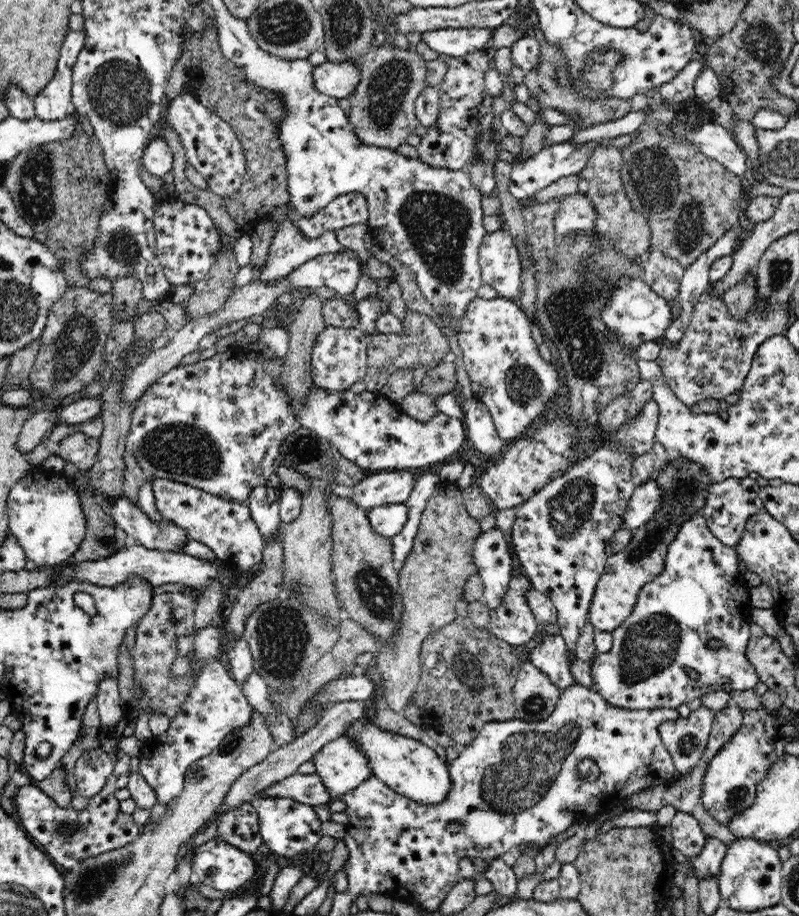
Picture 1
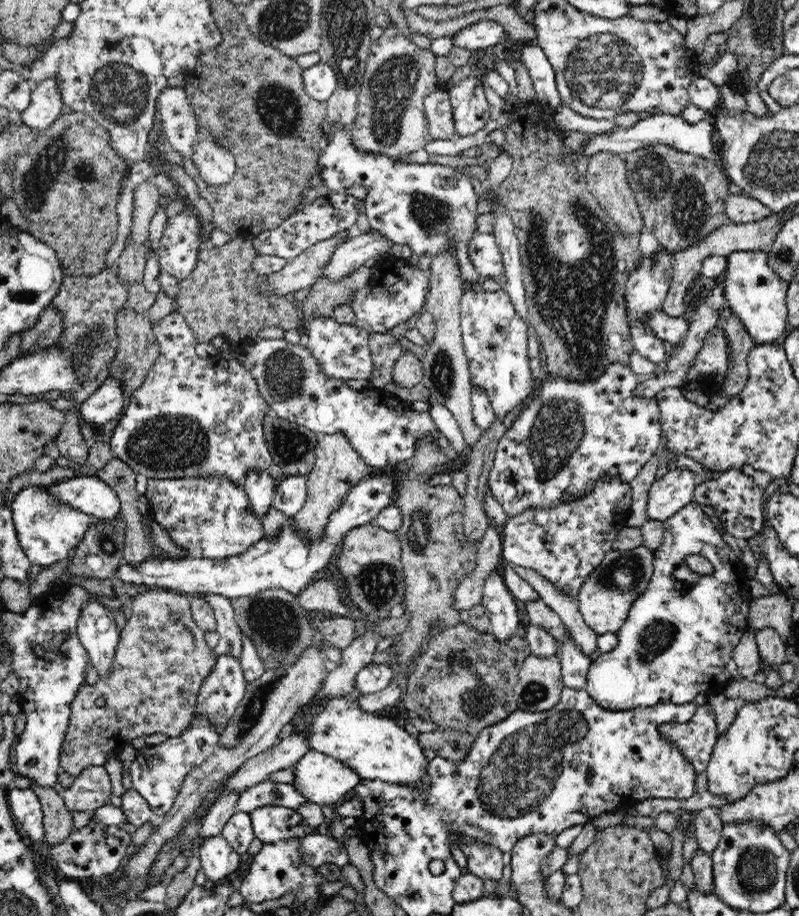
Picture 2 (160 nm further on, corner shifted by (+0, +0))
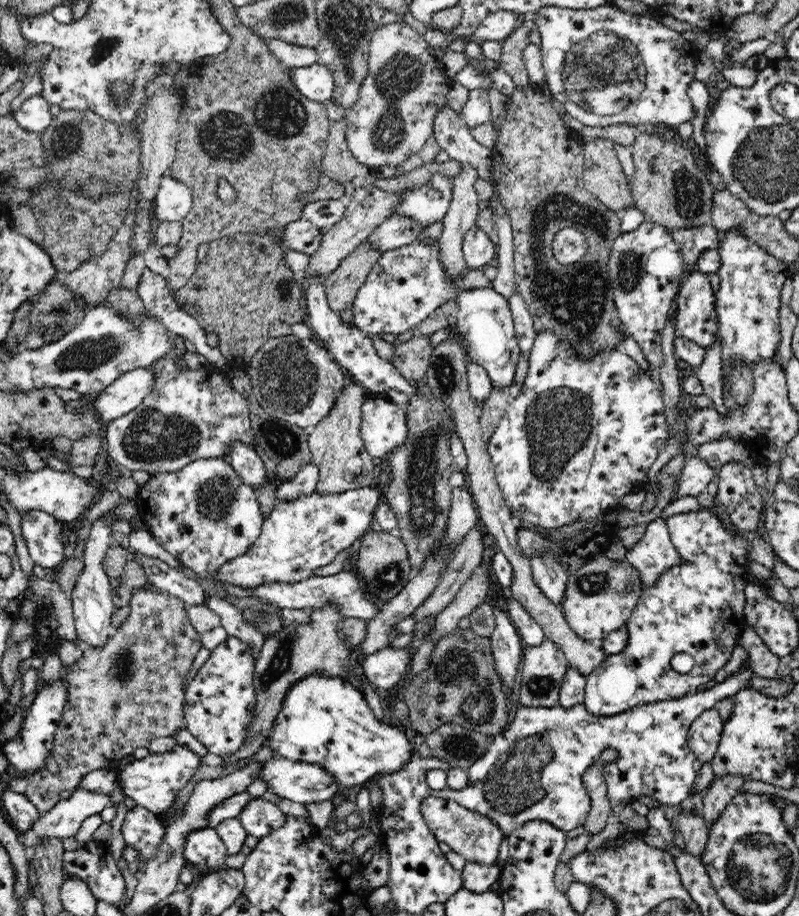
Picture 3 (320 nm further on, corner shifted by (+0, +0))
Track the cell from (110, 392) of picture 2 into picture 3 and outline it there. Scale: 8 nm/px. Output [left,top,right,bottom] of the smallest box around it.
[94,368,157,423]

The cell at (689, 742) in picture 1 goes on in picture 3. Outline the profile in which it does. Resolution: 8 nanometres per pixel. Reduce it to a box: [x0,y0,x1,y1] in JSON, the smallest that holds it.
[687,708,724,762]

